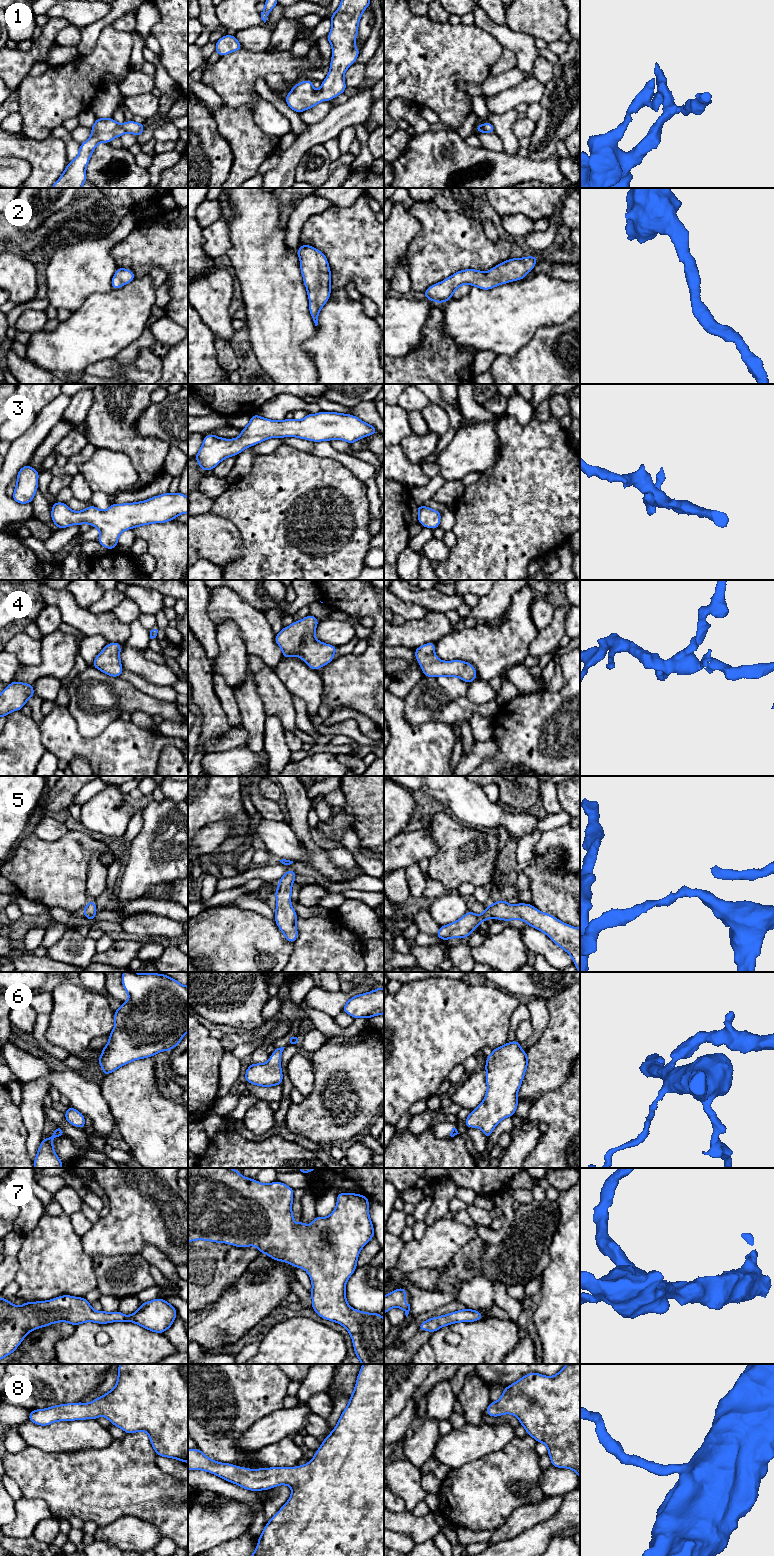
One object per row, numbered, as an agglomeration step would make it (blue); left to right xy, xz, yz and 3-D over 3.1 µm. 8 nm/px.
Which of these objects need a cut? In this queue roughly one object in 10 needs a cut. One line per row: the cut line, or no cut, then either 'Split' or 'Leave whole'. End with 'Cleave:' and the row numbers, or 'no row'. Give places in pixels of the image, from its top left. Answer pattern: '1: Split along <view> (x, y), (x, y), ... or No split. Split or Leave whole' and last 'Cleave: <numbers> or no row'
1: No split. Leave whole
2: No split. Leave whole
3: No split. Leave whole
4: No split. Leave whole
5: No split. Leave whole
6: No split. Leave whole
7: No split. Leave whole
8: No split. Leave whole
Cleave: no row

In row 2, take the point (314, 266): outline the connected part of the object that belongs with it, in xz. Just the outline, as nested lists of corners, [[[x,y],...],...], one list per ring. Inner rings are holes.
[[[300,245],[297,254],[310,301],[309,312],[317,326],[319,312],[331,295],[331,270],[325,254],[311,245]]]

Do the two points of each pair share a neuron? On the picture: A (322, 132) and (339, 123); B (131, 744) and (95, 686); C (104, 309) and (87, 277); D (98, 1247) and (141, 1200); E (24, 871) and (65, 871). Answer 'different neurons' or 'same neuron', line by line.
A: same neuron
B: different neurons
C: different neurons
D: same neuron
E: same neuron

